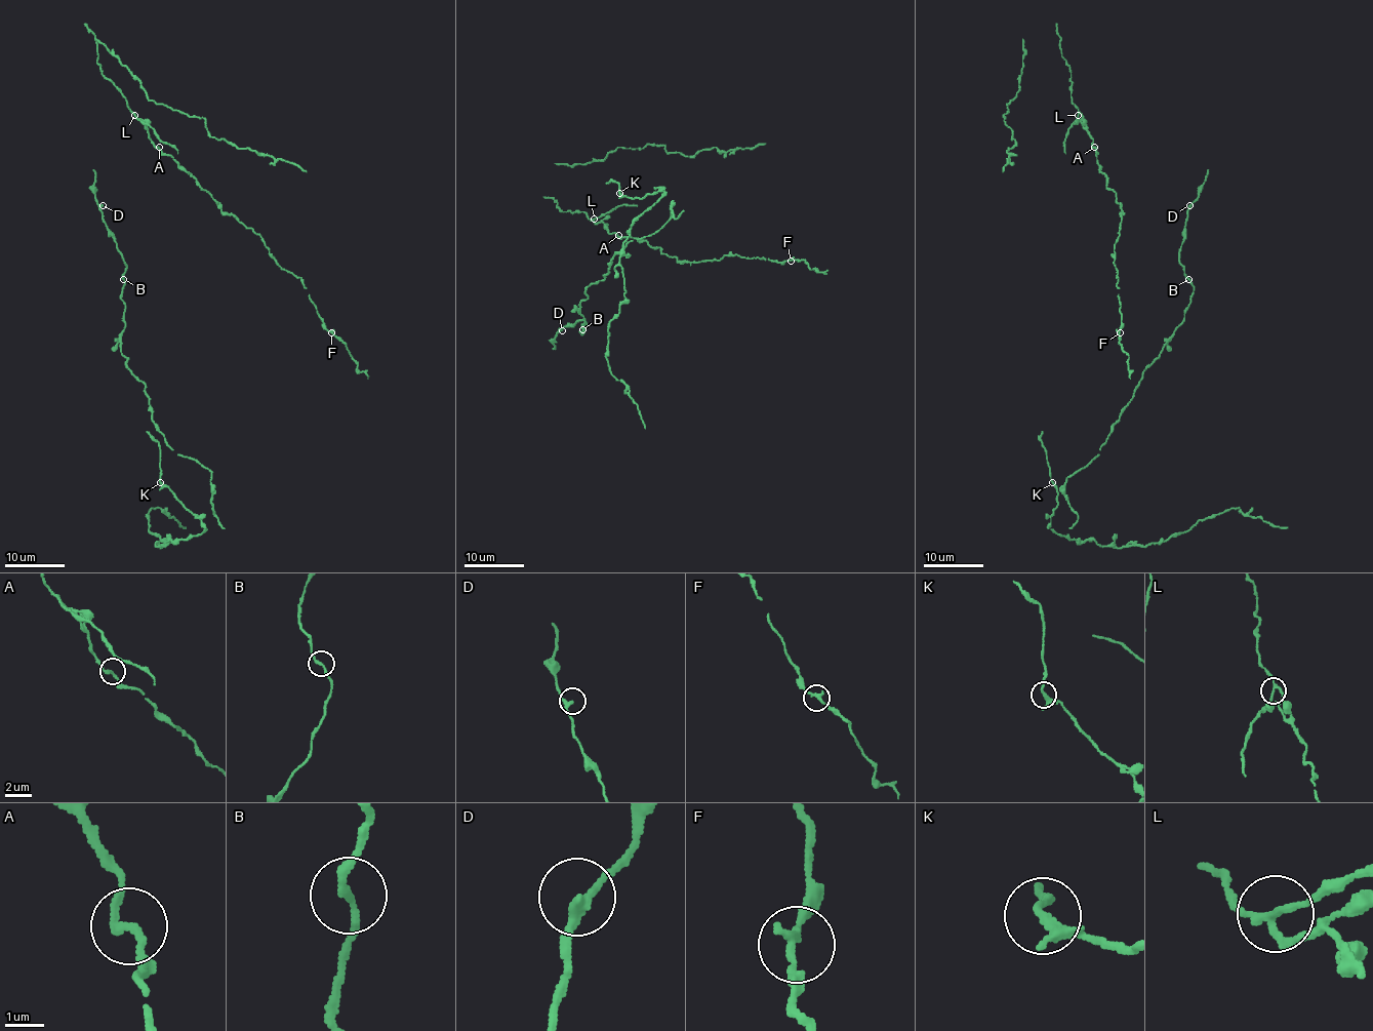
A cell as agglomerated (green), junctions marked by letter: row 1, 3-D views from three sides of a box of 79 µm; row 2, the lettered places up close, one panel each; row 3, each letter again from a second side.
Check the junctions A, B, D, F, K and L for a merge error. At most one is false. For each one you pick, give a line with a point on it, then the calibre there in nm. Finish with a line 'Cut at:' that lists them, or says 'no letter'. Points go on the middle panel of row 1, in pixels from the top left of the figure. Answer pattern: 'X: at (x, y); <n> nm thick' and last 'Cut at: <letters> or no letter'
L: at (594, 219); 180 nm thick
Cut at: L

